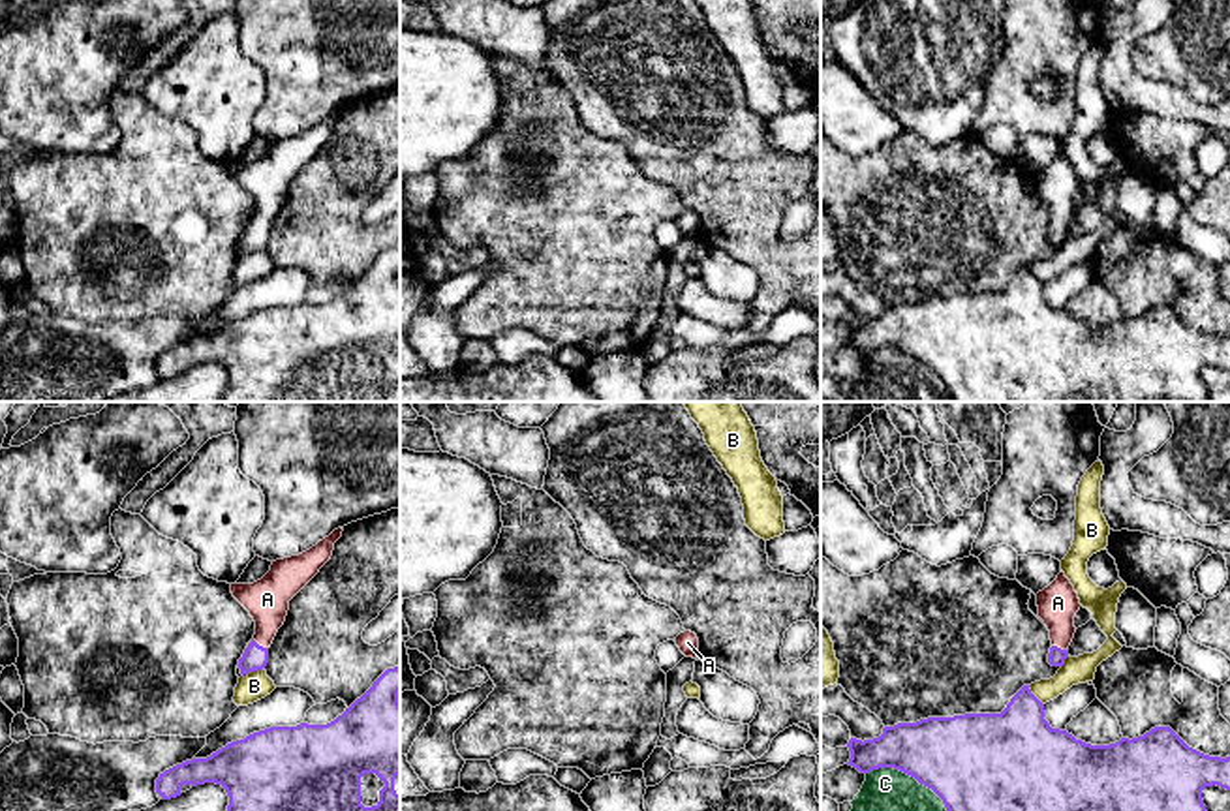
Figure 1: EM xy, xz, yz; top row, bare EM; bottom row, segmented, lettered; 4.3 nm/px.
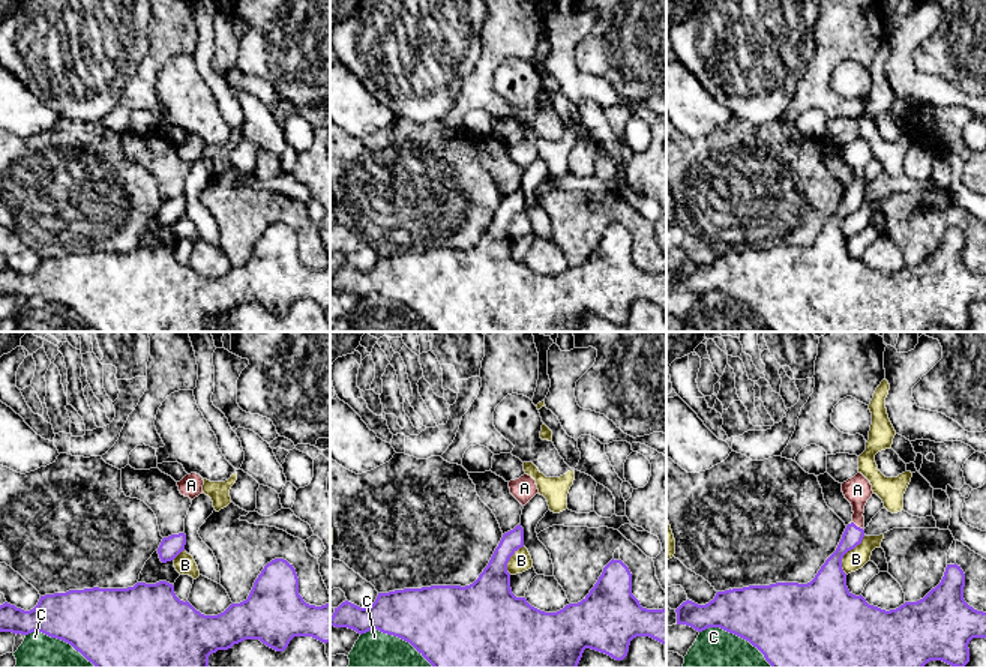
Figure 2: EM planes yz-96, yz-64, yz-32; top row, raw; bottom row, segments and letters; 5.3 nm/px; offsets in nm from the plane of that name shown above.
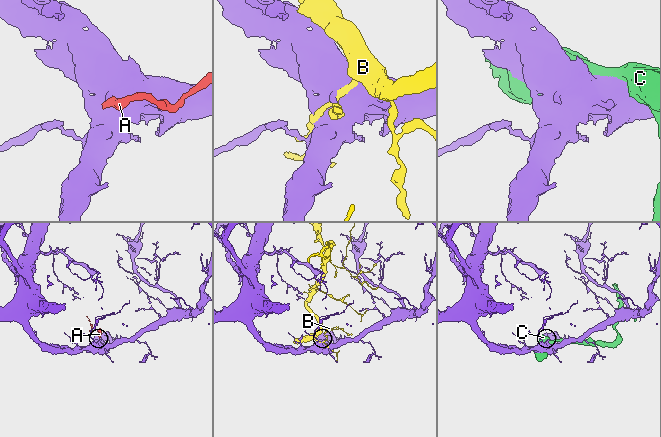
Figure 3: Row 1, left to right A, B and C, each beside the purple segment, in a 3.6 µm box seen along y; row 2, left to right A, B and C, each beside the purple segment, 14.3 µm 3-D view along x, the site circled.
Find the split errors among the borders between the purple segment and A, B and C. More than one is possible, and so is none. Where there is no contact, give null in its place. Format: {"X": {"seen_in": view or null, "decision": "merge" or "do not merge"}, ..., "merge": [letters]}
{"A": {"seen_in": "yz", "decision": "merge"}, "B": {"seen_in": "xy", "decision": "do not merge"}, "C": {"seen_in": "yz", "decision": "do not merge"}, "merge": ["A"]}

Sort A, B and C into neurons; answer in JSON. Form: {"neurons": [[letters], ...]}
{"neurons": [["A"], ["B"], ["C"]]}

